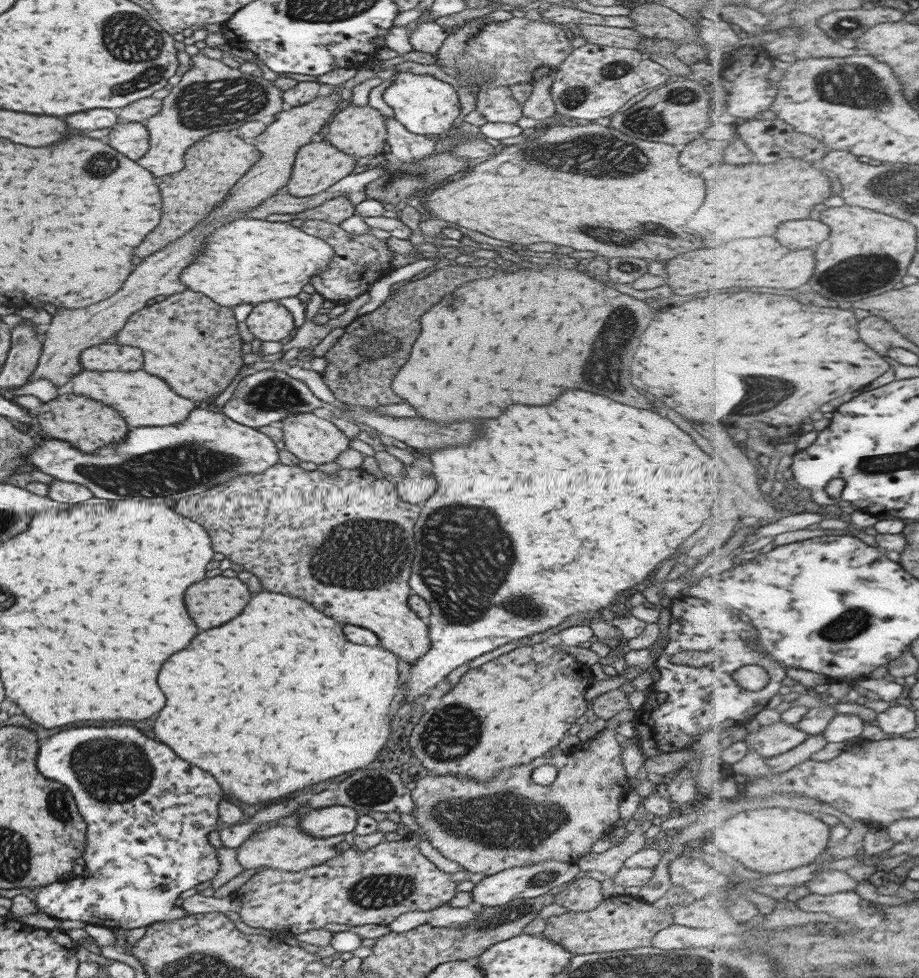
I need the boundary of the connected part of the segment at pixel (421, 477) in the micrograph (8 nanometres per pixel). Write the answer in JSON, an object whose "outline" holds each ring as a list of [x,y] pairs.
{"outline":[[[416,462],[411,465],[403,464],[399,480],[394,481],[395,492],[398,497],[407,502],[422,506],[422,503],[435,492],[437,482],[429,473],[417,468]]]}

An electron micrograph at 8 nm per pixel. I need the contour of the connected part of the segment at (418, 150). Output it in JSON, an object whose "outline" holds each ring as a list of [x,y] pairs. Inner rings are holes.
{"outline":[[[384,117],[386,127],[386,142],[389,146],[389,157],[405,163],[427,157],[435,150],[438,136],[421,136],[413,134],[394,120],[394,117]]]}

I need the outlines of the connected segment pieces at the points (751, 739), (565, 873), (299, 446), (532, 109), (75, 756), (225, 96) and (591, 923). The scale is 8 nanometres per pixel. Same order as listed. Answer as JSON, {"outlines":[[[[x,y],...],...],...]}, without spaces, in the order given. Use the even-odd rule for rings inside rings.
{"outlines":[[[[781,720],[761,726],[761,730],[757,734],[744,735],[746,740],[738,750],[757,751],[768,759],[793,750],[803,744],[809,736],[807,732]]],[[[546,861],[532,866],[521,866],[507,868],[495,874],[490,874],[479,882],[475,883],[470,890],[473,894],[472,904],[485,906],[485,908],[495,908],[495,906],[506,905],[507,902],[519,898],[535,898],[549,892],[551,888],[570,882],[578,868],[575,864],[566,864],[563,862]]],[[[309,412],[289,414],[279,420],[281,440],[285,450],[301,462],[325,464],[335,462],[338,455],[348,448],[350,438],[345,436],[331,421],[318,418]]],[[[548,75],[534,81],[532,91],[522,104],[522,116],[541,122],[544,118],[550,117],[555,113],[555,106],[549,92],[552,80],[552,75]]],[[[111,726],[111,728],[71,728],[65,732],[57,732],[51,738],[47,738],[39,750],[37,750],[37,770],[41,776],[45,776],[47,780],[55,780],[59,784],[63,784],[71,793],[74,804],[76,805],[78,814],[87,824],[86,842],[81,857],[85,861],[85,869],[81,876],[74,876],[65,880],[64,883],[51,883],[47,886],[41,886],[35,896],[35,906],[39,912],[45,913],[50,917],[59,920],[77,920],[77,922],[85,922],[102,926],[109,929],[132,929],[139,926],[149,926],[159,921],[173,921],[179,919],[187,912],[183,912],[181,906],[175,906],[175,901],[179,898],[179,894],[184,890],[189,890],[193,886],[197,886],[200,882],[211,880],[215,873],[218,872],[217,852],[207,841],[207,834],[215,830],[218,818],[218,804],[222,800],[223,792],[219,790],[219,784],[207,771],[201,770],[196,766],[183,762],[168,746],[155,738],[150,739],[143,736],[139,730],[131,728],[131,726]]],[[[201,53],[191,56],[191,67],[180,76],[177,84],[168,87],[168,94],[161,102],[160,110],[143,122],[148,132],[148,149],[137,159],[139,166],[155,176],[165,176],[181,170],[185,150],[191,144],[199,142],[203,136],[219,130],[235,130],[237,126],[247,122],[265,122],[270,116],[286,109],[281,91],[265,77],[258,73],[244,74],[238,68],[230,68],[219,59],[208,58]]],[[[621,888],[619,896],[601,899],[601,902],[587,912],[566,911],[544,920],[542,938],[559,943],[573,955],[631,950],[652,947],[653,934],[673,924],[672,913],[662,911],[640,900],[637,888]]]]}

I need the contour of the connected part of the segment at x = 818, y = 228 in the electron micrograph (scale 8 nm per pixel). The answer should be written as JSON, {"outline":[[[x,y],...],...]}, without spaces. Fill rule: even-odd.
{"outline":[[[795,220],[785,222],[777,230],[777,238],[783,246],[793,250],[815,249],[829,239],[831,228],[821,220]]]}

